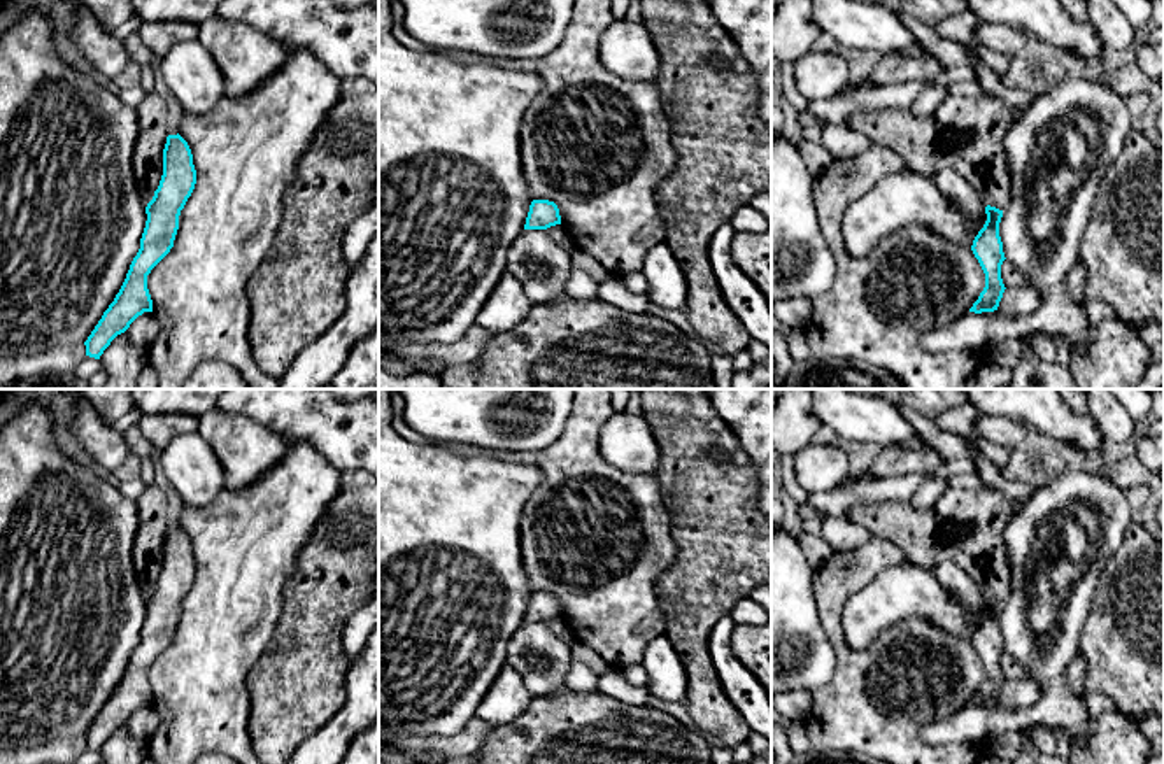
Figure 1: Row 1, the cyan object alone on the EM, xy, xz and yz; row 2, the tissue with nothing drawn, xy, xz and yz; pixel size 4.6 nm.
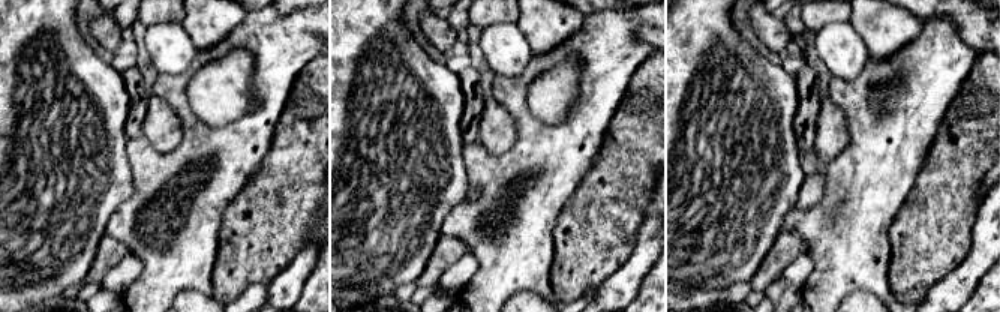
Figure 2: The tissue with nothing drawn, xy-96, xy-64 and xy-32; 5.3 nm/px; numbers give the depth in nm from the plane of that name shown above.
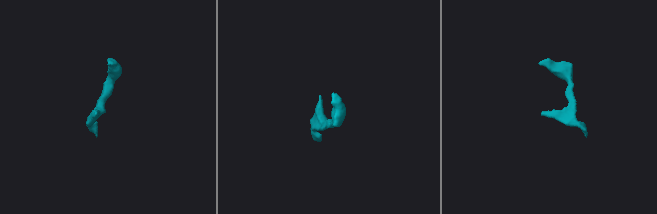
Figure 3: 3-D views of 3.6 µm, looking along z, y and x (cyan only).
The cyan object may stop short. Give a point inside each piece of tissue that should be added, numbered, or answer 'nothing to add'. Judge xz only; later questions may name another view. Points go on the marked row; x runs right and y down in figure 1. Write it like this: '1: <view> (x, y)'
nothing to add

